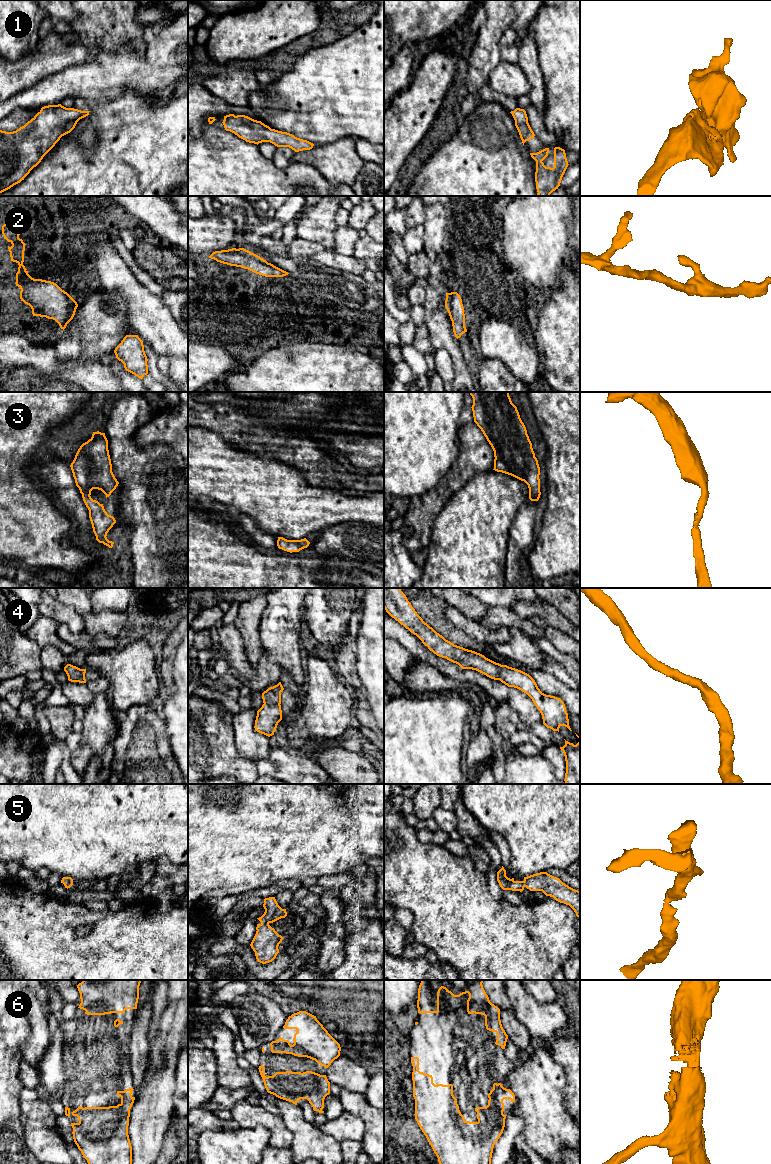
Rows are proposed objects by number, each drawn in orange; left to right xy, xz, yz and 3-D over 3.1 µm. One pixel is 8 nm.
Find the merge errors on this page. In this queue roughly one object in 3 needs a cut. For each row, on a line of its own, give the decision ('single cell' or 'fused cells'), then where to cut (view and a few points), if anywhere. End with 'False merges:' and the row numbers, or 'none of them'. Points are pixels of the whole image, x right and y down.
1: single cell; cut none
2: single cell; cut none
3: single cell; cut none
4: single cell; cut none
5: single cell; cut none
6: single cell; cut none
False merges: none of them

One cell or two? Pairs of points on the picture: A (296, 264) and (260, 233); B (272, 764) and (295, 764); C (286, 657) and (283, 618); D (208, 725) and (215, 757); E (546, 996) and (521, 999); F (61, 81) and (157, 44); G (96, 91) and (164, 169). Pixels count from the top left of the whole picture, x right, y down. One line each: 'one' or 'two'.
A: one
B: one
C: one
D: one
E: two
F: one
G: two

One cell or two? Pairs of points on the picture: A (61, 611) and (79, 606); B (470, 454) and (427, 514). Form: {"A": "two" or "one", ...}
{"A": "two", "B": "one"}

